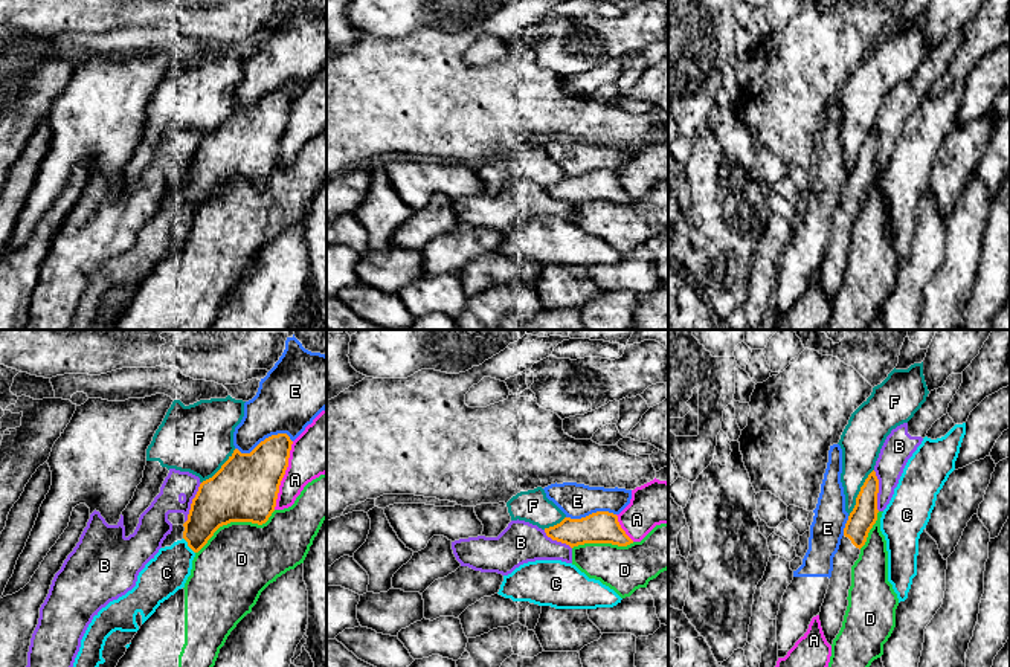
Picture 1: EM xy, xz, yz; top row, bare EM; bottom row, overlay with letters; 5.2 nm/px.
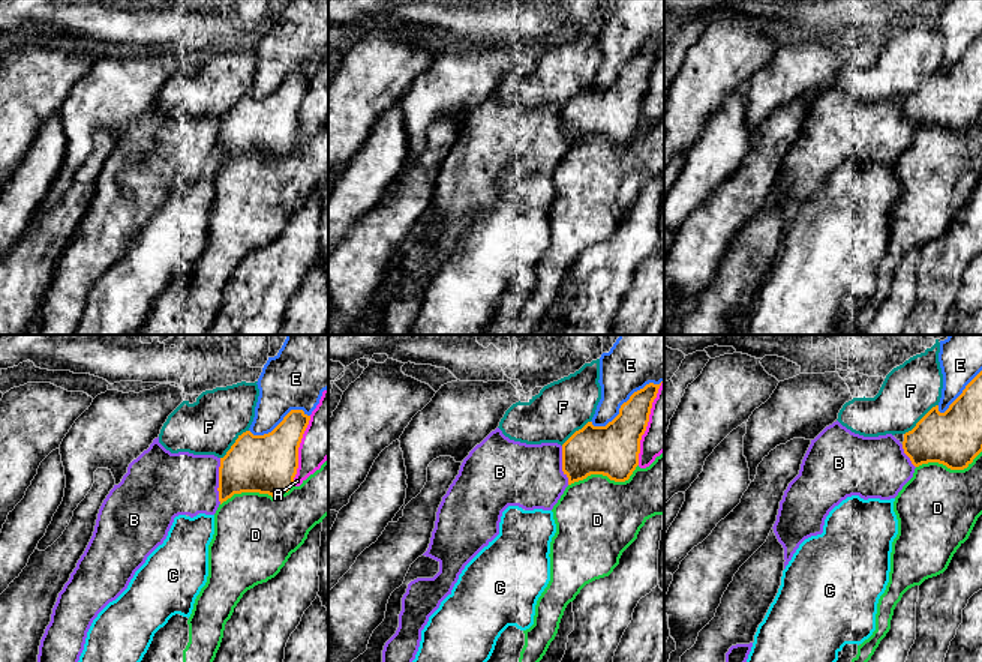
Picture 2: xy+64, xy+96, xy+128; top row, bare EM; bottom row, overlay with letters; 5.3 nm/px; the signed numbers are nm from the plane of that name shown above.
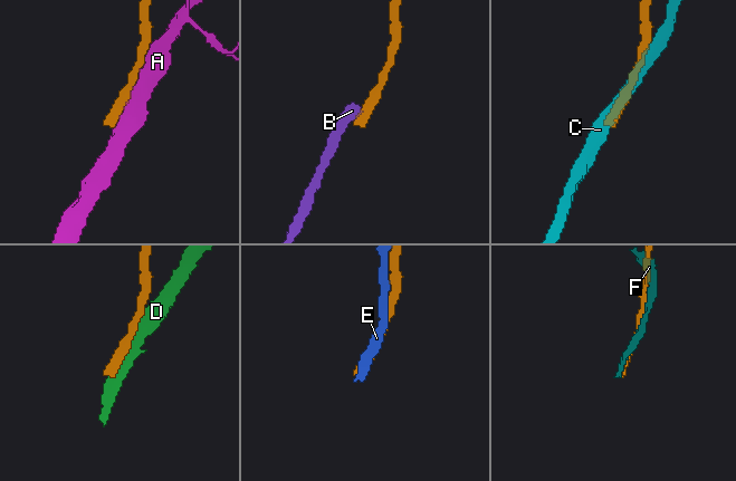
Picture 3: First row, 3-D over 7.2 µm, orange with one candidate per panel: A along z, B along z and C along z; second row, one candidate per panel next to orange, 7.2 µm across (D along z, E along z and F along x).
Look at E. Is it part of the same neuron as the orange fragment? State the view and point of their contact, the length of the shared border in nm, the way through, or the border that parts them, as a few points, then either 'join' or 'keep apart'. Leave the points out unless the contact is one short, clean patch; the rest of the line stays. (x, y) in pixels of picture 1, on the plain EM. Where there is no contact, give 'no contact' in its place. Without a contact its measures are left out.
contact xy (264, 98); length 300 nm; keep apart

